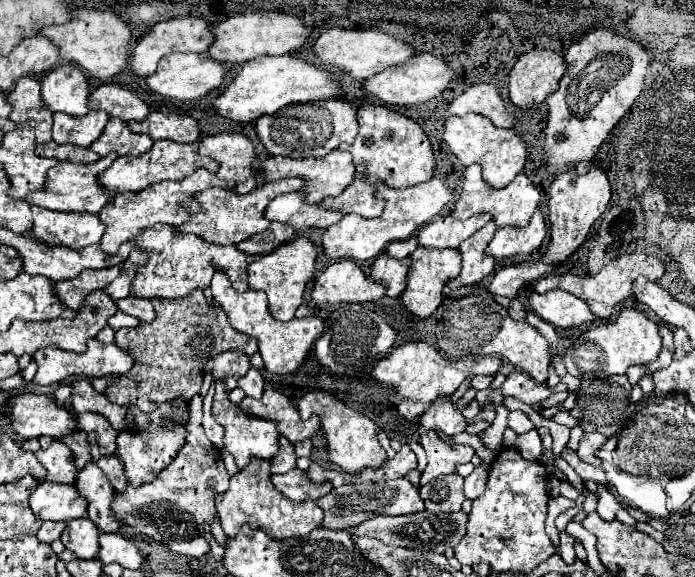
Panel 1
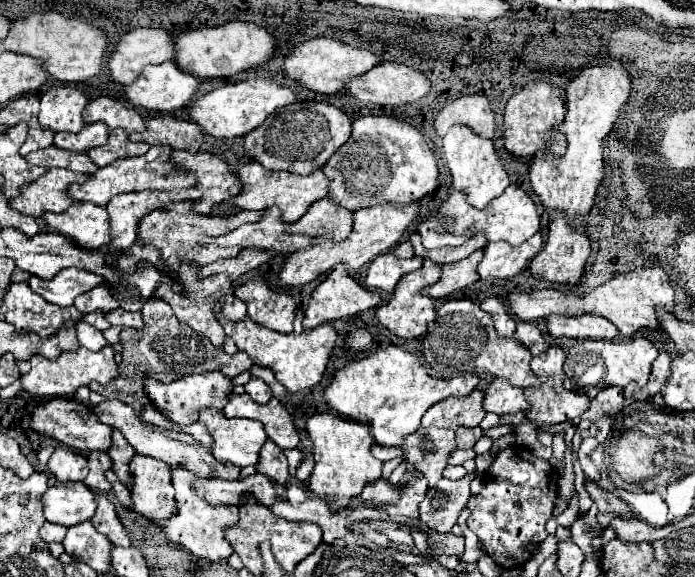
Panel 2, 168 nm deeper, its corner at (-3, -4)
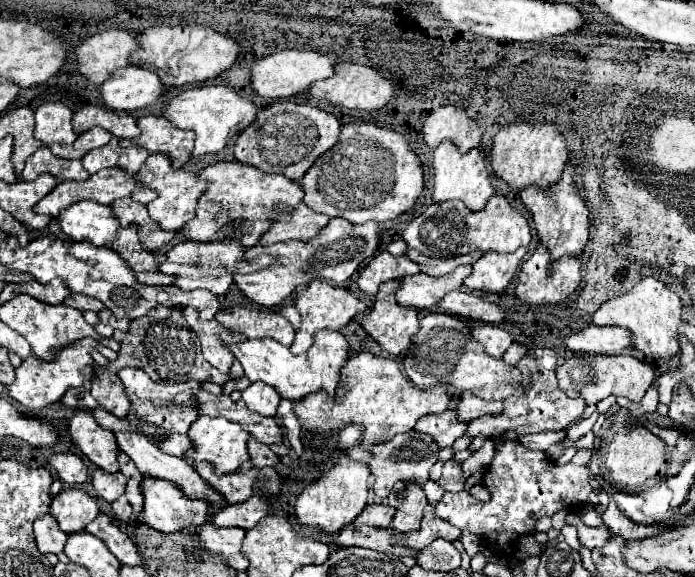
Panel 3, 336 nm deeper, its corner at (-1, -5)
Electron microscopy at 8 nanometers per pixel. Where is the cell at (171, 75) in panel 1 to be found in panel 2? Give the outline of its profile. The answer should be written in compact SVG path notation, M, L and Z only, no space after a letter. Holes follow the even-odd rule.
M174 60L170 62L162 62L158 66L150 66L144 68L142 74L138 76L138 80L134 80L132 84L124 86L124 98L132 104L132 106L140 106L140 108L148 108L148 110L160 110L160 112L170 112L170 110L180 110L188 104L188 100L192 98L192 94L196 94L200 86L200 78L182 72Z

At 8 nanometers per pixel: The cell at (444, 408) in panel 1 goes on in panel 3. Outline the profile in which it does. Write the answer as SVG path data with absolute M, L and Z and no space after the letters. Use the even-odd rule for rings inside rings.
M446 409L438 415L420 417L420 421L416 423L414 429L420 433L432 435L440 447L448 447L468 431L468 423L458 419L456 409Z

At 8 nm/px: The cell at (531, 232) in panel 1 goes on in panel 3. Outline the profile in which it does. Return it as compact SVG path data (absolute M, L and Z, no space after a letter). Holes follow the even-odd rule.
M520 247L514 253L484 253L472 267L472 275L464 281L470 291L502 293L520 269L528 247Z

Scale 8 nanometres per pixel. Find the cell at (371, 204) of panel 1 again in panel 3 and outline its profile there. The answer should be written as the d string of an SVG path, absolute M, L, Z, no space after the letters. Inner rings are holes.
M298 205L290 219L280 219L272 229L260 239L260 245L272 245L282 241L310 241L314 239L326 225L330 217L312 211L308 205Z

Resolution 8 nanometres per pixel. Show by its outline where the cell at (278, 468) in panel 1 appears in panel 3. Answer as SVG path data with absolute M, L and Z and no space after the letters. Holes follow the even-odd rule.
M250 439L248 441L248 453L250 453L250 461L254 467L264 469L264 467L278 467L280 465L280 457L264 443L260 443L258 439Z

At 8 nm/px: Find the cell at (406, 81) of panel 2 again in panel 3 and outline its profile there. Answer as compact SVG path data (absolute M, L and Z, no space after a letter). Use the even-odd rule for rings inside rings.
M340 63L336 65L336 75L324 81L318 81L316 85L312 85L312 89L308 89L308 93L312 97L330 101L332 105L342 105L348 109L362 109L362 111L372 111L372 109L380 109L384 107L390 99L394 99L396 95L396 85L386 79L380 71L366 67L366 65L356 65L356 63Z

